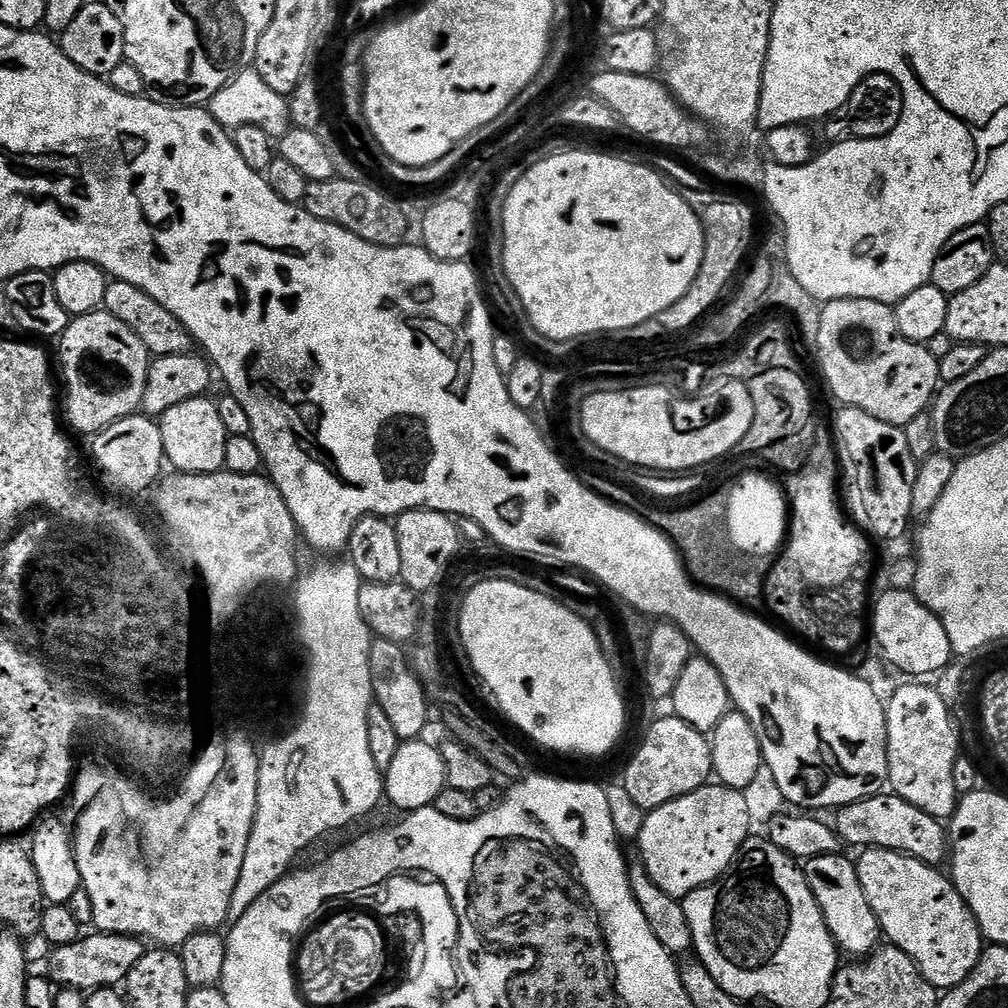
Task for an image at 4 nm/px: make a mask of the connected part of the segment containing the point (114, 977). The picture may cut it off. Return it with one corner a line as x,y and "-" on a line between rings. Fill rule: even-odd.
93,931
91,935
85,935
61,948
51,949
46,972
53,985
61,989
74,988
85,994
93,988
116,988
127,981
130,970
144,957
146,944
141,937
97,931

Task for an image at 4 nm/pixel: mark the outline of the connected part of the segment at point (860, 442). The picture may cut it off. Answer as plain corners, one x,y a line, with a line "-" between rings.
857,408
837,409
830,427
840,461
847,515
869,537
900,540
908,532
908,519
914,516
914,478
918,467
910,446
906,446
906,434
903,428
895,428

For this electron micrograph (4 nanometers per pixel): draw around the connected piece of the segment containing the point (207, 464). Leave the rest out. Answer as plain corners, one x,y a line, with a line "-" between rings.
208,398
187,400
170,410
166,410
159,417
158,423
162,430
164,454
173,469
184,474
203,474
218,472
224,468
226,458
226,442
228,431
222,426
222,417
219,416
215,403

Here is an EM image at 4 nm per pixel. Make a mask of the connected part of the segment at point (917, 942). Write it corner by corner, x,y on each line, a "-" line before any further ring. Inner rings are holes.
865,848
859,853
860,860
855,861
858,882
862,882
862,890
866,894
866,902
870,902
870,910
880,923
880,931
887,943
901,948
910,954
918,970
938,990
956,988
971,974
980,960
982,951
982,933
980,924
968,909
968,903
960,895
955,884
947,875
940,873
939,867
922,862
913,856
907,856
885,848

